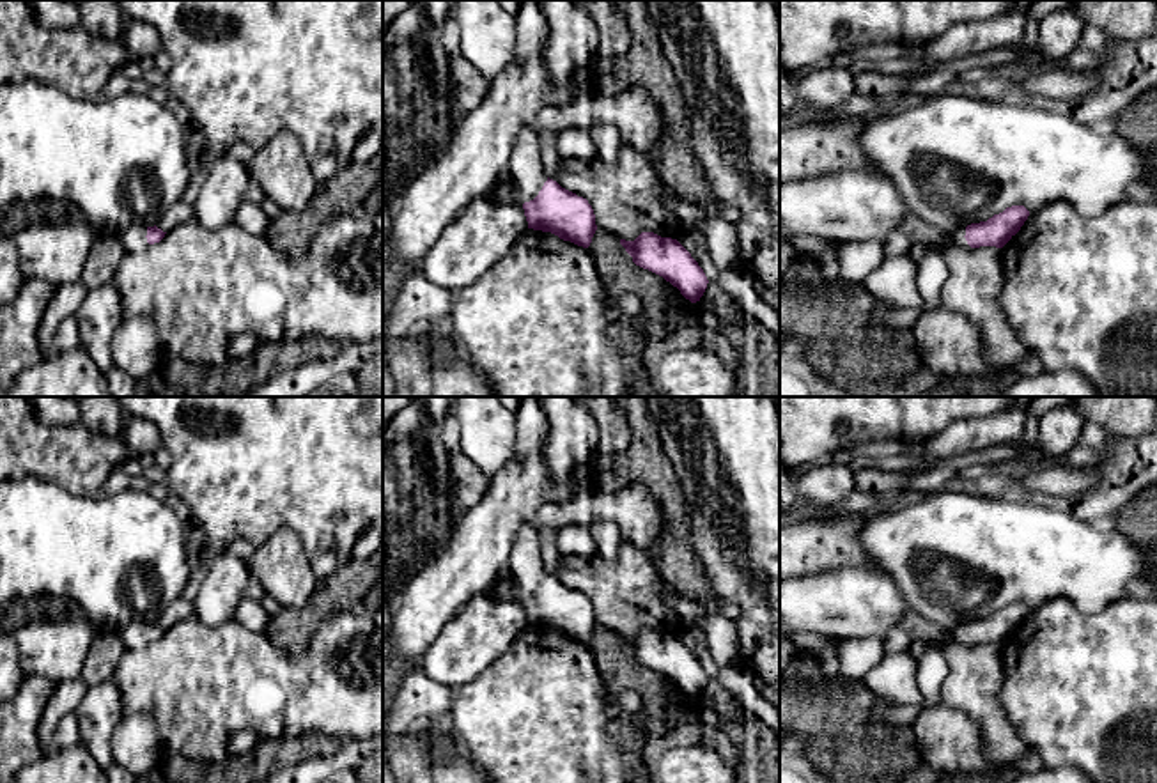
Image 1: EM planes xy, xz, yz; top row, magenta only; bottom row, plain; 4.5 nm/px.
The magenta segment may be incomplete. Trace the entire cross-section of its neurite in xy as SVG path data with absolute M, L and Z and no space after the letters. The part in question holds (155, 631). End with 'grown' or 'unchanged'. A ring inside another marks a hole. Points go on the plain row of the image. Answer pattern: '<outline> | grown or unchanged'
M131 622L126 625L120 632L119 638L124 643L126 648L136 650L147 645L149 641L159 640L165 634L167 629L161 625L154 624L145 624L145 622Z | grown

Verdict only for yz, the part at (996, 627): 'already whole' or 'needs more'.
needs more

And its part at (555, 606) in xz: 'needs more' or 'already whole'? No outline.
needs more

